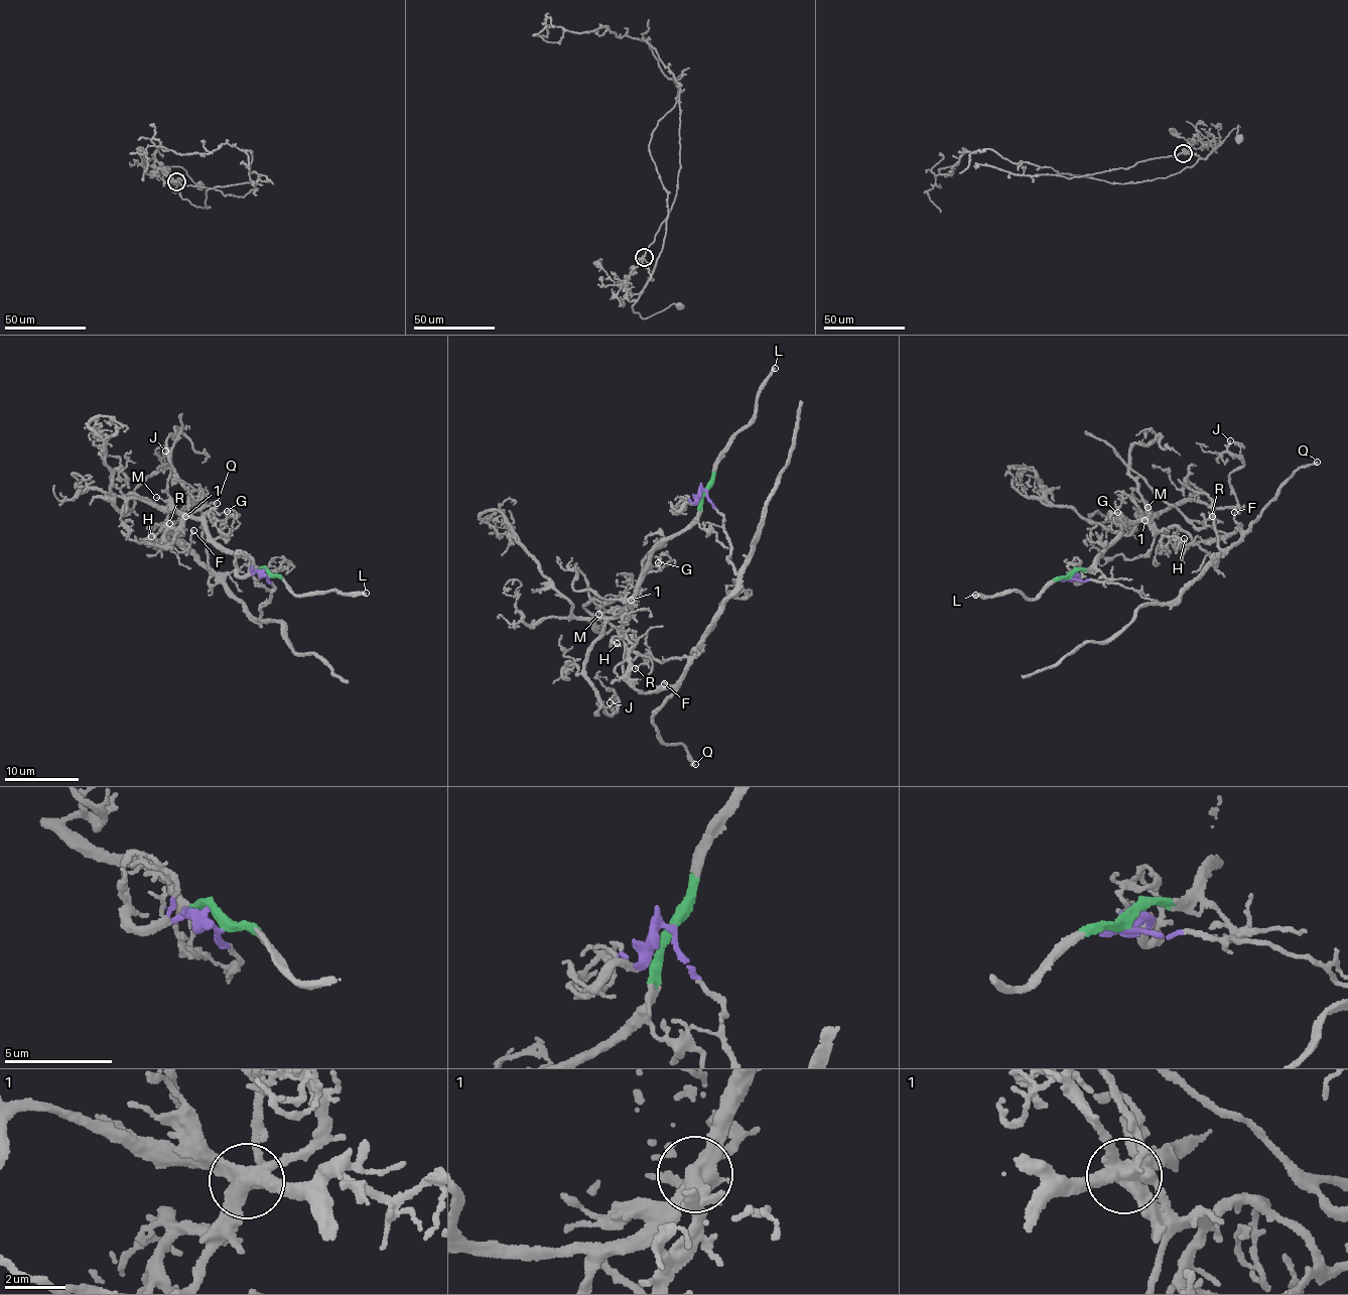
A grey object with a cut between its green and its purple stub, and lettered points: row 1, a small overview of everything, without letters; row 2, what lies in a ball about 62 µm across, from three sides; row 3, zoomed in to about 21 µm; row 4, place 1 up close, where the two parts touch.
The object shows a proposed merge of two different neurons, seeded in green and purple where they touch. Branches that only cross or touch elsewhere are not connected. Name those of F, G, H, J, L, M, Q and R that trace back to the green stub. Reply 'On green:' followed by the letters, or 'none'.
On green: G, J, L, M

